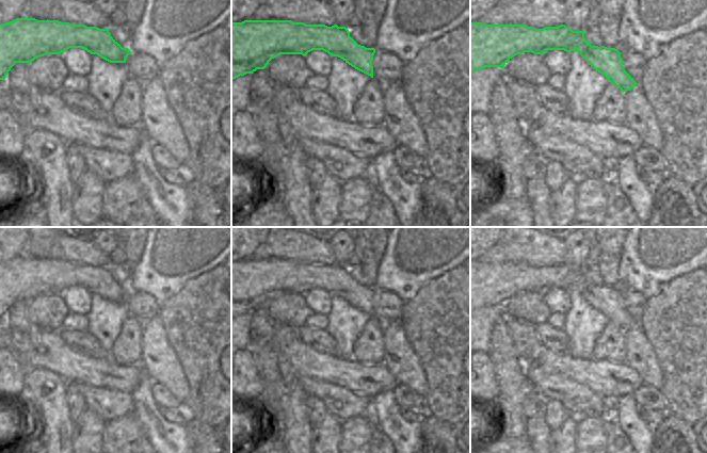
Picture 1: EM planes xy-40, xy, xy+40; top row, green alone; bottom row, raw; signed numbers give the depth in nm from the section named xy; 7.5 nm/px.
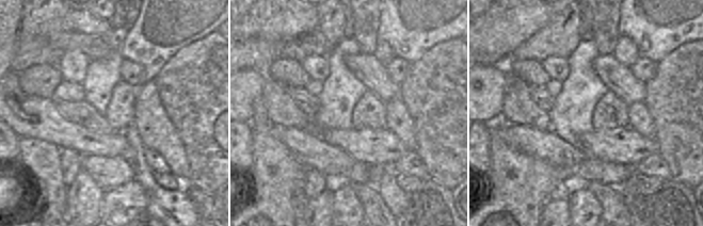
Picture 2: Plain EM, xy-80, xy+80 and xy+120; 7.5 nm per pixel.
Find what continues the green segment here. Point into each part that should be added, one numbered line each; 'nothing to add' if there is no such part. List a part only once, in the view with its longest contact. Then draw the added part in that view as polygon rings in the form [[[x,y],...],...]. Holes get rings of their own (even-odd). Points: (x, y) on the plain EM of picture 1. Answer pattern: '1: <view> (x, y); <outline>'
nothing to add

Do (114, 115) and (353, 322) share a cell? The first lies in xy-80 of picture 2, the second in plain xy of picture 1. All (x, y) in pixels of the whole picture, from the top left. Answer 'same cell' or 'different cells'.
different cells

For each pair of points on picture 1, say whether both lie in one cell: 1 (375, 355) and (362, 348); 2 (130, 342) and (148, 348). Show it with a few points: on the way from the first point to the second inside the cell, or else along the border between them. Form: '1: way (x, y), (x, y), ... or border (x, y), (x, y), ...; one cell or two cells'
1: way (372, 352), (365, 348); one cell
2: border (143, 323), (140, 365); two cells

